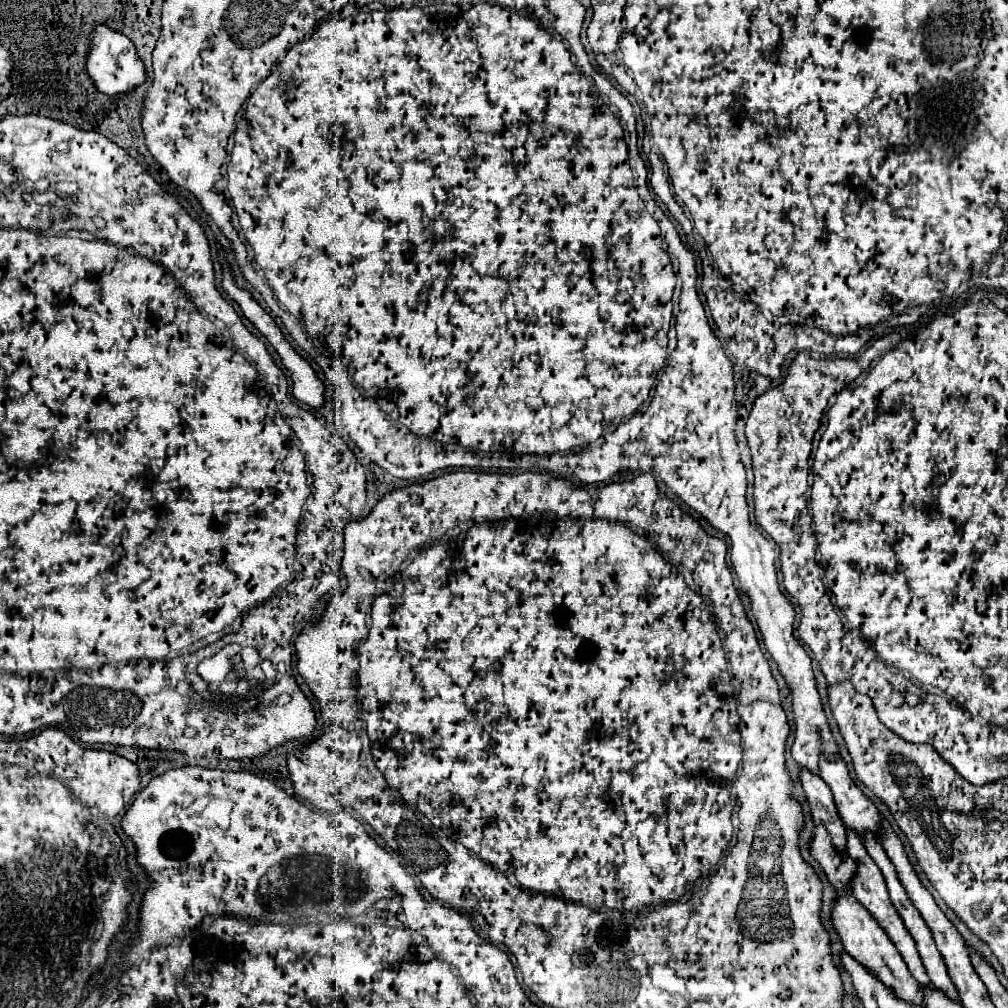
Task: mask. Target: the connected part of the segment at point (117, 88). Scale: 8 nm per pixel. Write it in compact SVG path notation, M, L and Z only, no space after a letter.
M98 25L92 33L92 49L90 49L86 65L88 65L88 75L94 79L98 91L102 91L106 95L126 93L126 91L134 89L136 85L144 83L144 79L146 79L144 65L136 55L134 43L128 37L124 37L122 33L116 33L102 25Z

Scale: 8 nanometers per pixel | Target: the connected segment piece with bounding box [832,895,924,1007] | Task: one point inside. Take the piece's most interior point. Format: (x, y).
(864, 940)

